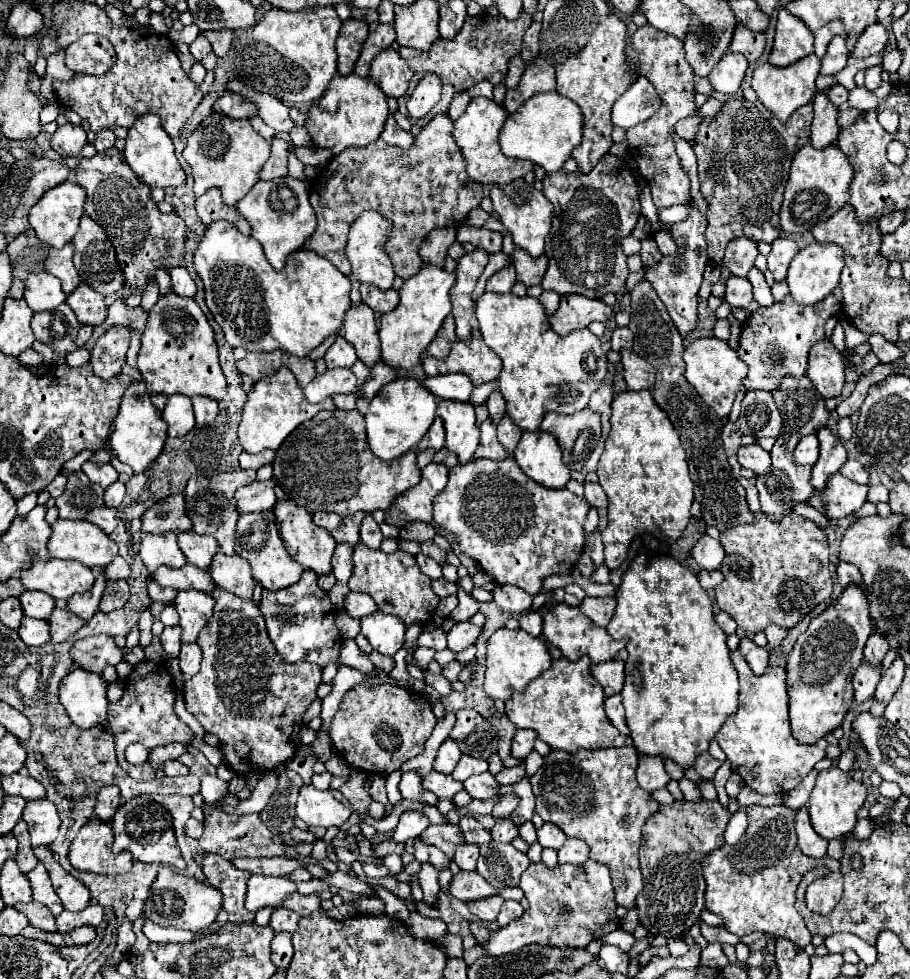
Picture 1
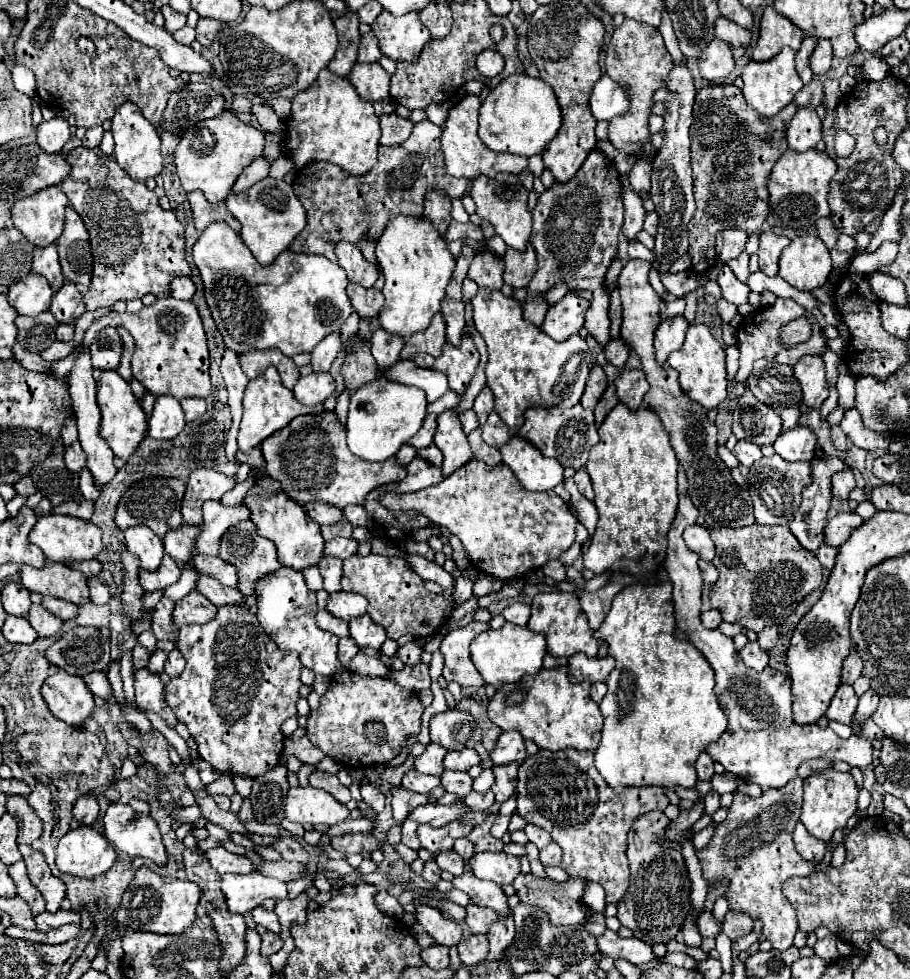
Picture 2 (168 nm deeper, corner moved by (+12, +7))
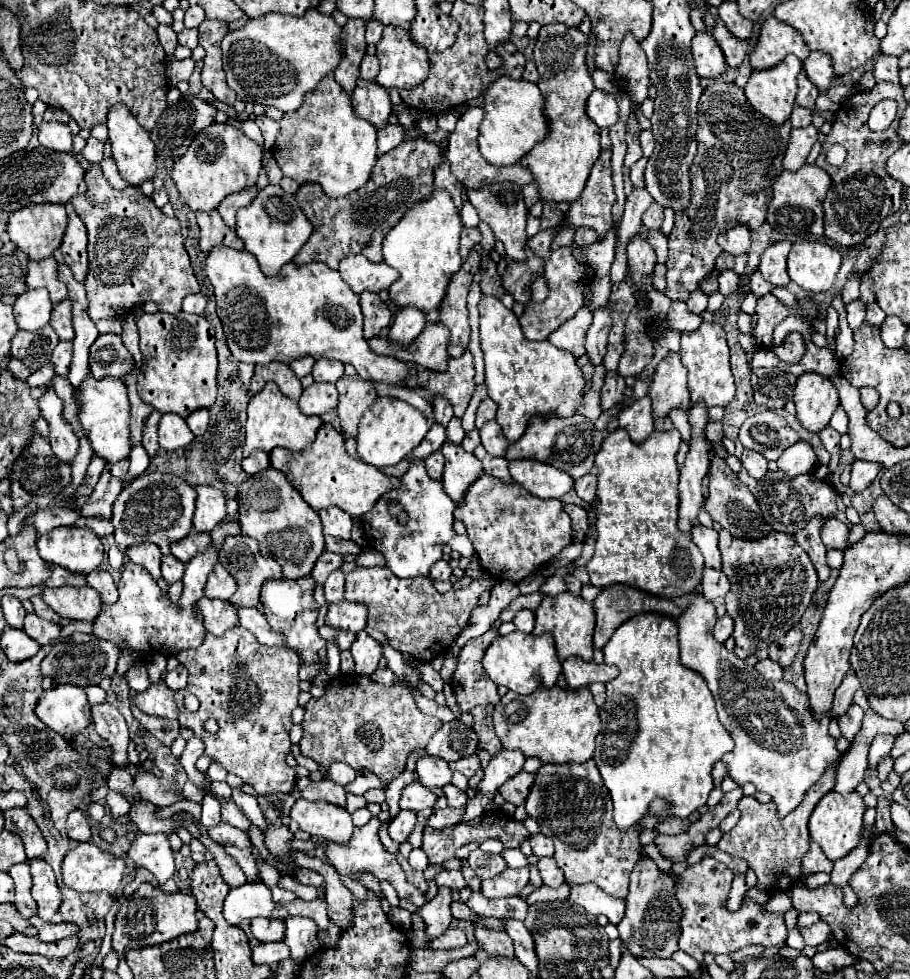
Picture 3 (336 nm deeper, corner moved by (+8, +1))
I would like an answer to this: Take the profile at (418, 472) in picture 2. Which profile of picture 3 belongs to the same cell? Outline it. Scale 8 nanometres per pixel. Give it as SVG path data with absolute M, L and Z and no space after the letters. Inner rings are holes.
M411 460L411 468L401 478L399 490L391 490L379 500L385 500L385 502L397 500L397 502L401 502L401 506L409 514L407 524L391 522L391 526L389 526L391 530L379 530L379 502L375 504L375 508L371 512L367 512L363 516L363 532L367 536L369 546L373 546L375 550L379 550L385 556L387 568L395 576L399 576L399 578L429 576L429 568L443 554L441 552L443 544L450 544L452 550L462 553L461 555L466 558L473 559L474 556L476 557L475 549L468 537L458 535L453 529L455 502L445 494L441 480L429 478L423 460Z

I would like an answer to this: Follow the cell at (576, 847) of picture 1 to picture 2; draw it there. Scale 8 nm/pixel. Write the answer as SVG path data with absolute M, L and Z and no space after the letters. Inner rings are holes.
M551 842L549 846L545 846L545 848L541 850L539 860L541 860L543 866L559 866L559 862L561 862L561 854L563 854L563 852L561 852L559 844Z

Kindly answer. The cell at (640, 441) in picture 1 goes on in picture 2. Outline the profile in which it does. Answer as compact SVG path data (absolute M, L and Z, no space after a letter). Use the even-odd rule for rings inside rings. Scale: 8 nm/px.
M617 404L599 428L599 444L589 452L587 472L595 490L595 508L599 514L595 536L583 554L583 566L593 574L625 572L637 578L653 578L663 568L667 552L667 532L675 516L677 504L677 458L669 442L669 432L663 428L659 416L653 410L639 408L639 412L627 412L623 404Z

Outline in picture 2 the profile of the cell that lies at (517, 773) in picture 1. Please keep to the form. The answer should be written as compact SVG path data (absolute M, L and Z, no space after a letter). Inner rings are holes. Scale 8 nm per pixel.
M517 762L492 768L495 776L493 792L495 792L497 802L502 803L503 800L507 800L507 798L511 798L515 794L515 780L517 780L518 768L519 764Z

